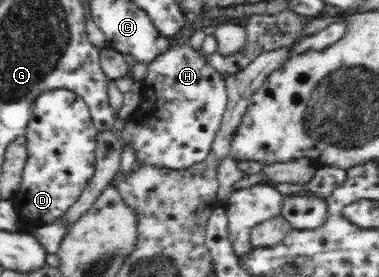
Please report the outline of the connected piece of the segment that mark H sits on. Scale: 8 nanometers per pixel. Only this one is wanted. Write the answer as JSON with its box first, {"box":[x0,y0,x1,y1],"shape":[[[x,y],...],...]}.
{"box":[118,41,228,170],"shape":[[[179,41],[172,45],[154,62],[147,64],[148,73],[140,84],[145,91],[145,99],[129,120],[118,126],[124,143],[133,143],[136,153],[136,164],[157,165],[169,169],[186,170],[193,164],[201,163],[211,149],[215,134],[221,127],[222,117],[228,105],[228,93],[225,78],[215,68],[205,62],[205,55],[199,50]]]}

